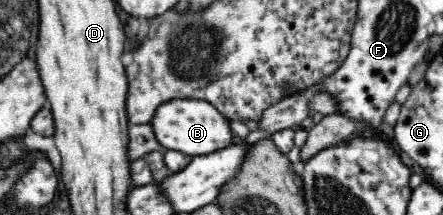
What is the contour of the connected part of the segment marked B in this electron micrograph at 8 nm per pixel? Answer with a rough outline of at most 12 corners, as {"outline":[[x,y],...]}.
{"outline":[[164,101],[151,120],[167,150],[201,156],[232,144],[210,102]]}

